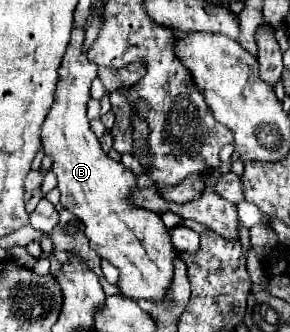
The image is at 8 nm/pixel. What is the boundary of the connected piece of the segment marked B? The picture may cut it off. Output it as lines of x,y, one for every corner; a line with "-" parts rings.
75,28
59,68
53,106
41,126
43,152
53,160
51,172
55,172
59,180
57,188
61,190
63,208
81,218
91,248
121,272
117,282
121,294
133,300
143,298
159,304
171,284
173,258
177,252
159,214
127,202
131,190
137,186
135,174
121,162
111,160
89,128
87,102
91,100
91,82
97,78
97,64
87,58
83,40
85,28

